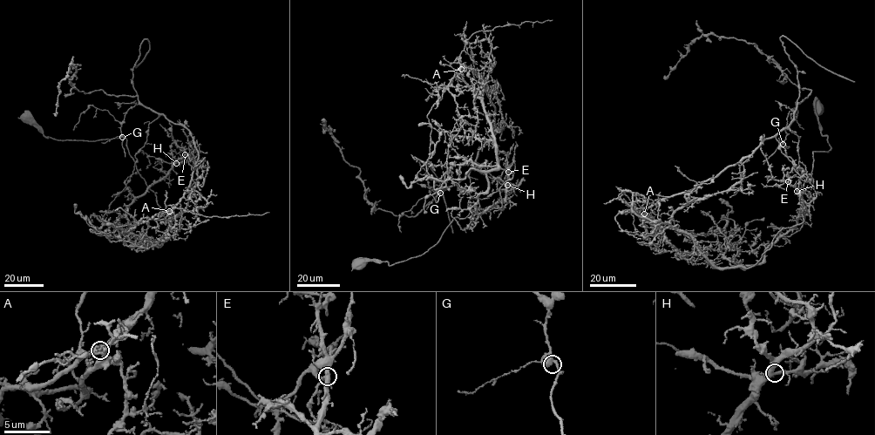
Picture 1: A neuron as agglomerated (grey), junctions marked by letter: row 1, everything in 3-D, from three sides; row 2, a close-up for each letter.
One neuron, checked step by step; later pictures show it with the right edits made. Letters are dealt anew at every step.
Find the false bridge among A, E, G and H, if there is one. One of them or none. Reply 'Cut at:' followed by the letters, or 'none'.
Cut at: A

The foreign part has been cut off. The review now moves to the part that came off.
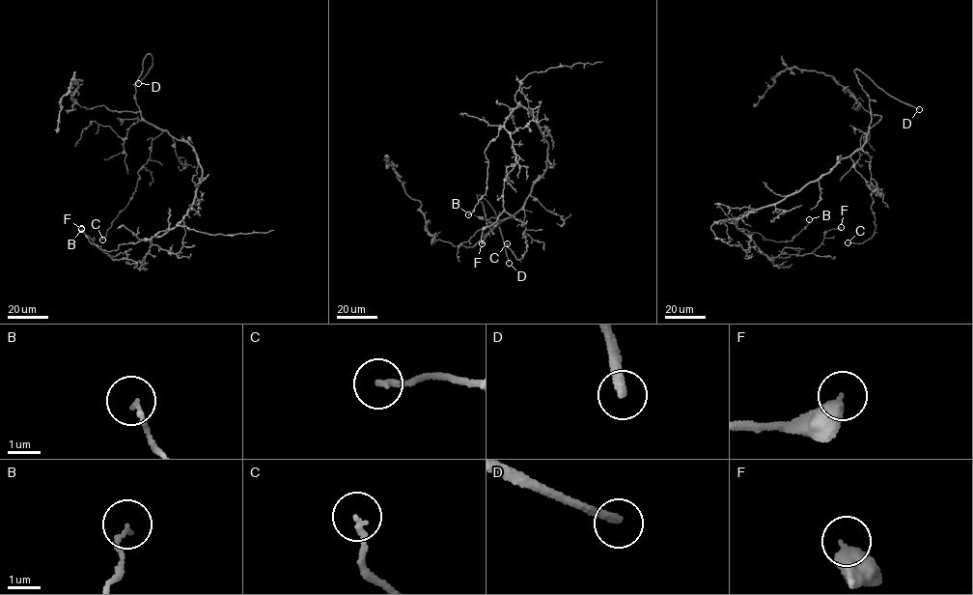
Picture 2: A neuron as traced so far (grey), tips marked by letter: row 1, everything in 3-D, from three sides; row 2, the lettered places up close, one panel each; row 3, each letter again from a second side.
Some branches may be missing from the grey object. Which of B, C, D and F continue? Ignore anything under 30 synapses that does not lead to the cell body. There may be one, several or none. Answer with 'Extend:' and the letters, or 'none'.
Extend: D

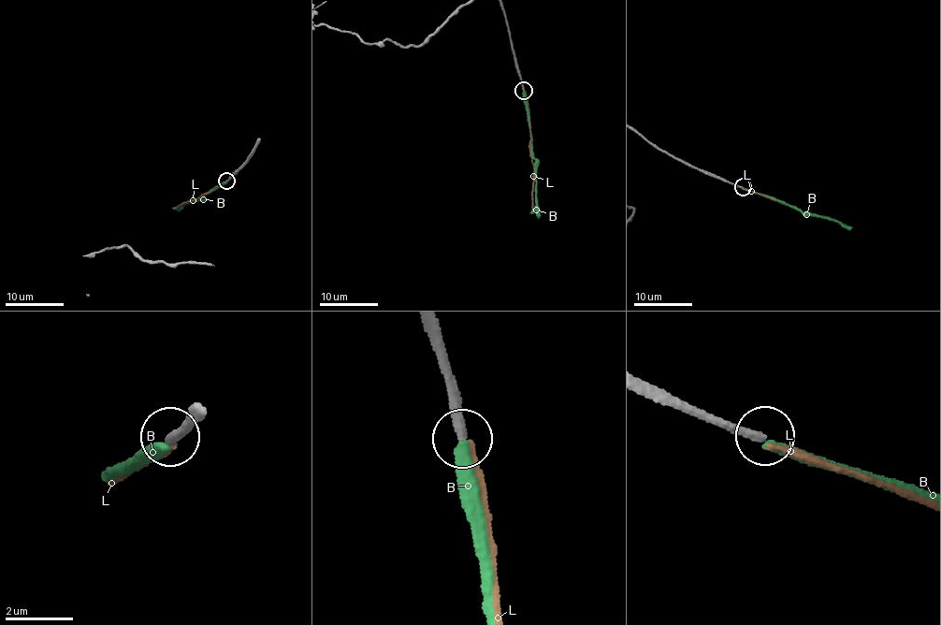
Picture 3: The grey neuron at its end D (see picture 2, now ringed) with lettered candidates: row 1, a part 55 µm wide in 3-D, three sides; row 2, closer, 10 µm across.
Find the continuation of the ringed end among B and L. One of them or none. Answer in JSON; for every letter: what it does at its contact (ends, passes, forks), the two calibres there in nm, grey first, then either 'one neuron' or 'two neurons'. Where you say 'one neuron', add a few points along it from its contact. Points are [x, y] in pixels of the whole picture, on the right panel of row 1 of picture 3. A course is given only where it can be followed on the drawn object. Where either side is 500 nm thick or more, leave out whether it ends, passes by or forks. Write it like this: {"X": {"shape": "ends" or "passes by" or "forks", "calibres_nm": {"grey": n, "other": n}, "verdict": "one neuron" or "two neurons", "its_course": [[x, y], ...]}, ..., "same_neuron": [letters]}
{"B": {"shape": "ends", "calibres_nm": {"grey": 280, "other": 280}, "verdict": "two neurons"}, "L": {"shape": "ends", "calibres_nm": {"grey": 280, "other": 180}, "verdict": "two neurons"}, "same_neuron": []}

